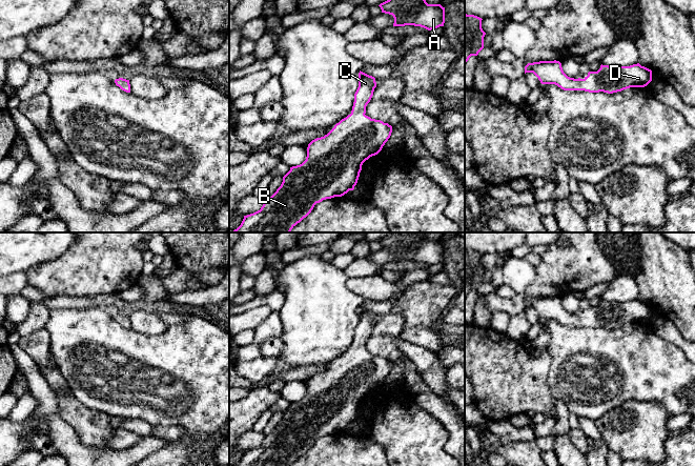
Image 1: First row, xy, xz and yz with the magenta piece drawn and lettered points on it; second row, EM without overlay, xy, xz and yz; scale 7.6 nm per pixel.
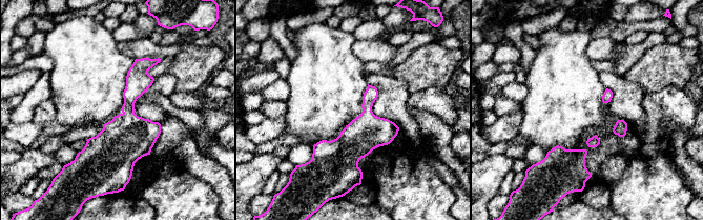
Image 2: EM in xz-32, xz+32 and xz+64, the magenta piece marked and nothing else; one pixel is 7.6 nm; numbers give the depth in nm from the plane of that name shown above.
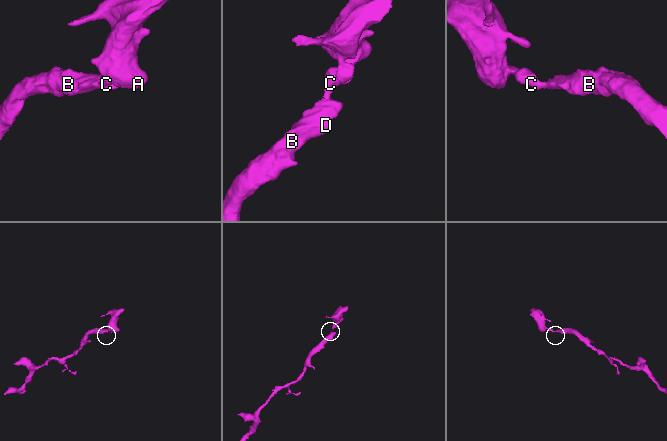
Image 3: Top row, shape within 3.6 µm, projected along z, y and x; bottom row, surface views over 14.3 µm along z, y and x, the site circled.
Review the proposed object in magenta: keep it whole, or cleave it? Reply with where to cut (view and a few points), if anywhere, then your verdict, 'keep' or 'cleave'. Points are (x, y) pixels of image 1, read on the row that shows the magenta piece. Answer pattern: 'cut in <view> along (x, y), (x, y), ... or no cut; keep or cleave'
no cut; keep

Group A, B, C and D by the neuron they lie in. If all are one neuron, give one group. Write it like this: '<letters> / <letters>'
A B C D

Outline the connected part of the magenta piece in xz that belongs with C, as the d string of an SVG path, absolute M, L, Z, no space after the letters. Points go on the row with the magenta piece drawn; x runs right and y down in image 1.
M360 70L351 114L336 123L327 135L312 140L307 147L306 160L290 167L281 186L265 200L261 209L244 216L241 225L231 232L290 232L316 203L342 197L354 189L363 163L382 150L392 133L392 126L388 123L365 115L375 87L375 78Z

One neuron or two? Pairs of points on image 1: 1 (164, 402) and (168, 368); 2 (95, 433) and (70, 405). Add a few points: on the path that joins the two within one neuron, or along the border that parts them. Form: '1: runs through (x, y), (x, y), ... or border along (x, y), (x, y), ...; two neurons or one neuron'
1: runs through (164, 393), (165, 382), (168, 377); one neuron
2: runs through (89, 426), (76, 412); one neuron

